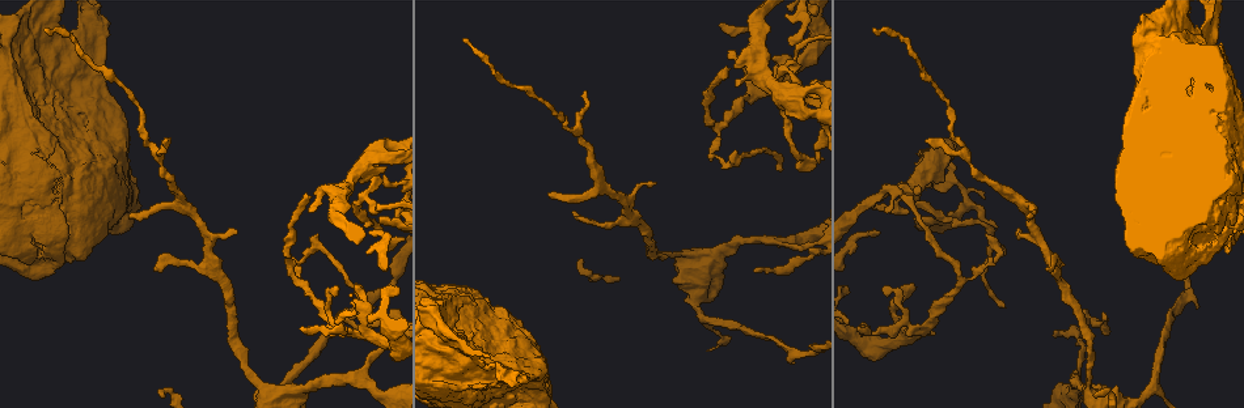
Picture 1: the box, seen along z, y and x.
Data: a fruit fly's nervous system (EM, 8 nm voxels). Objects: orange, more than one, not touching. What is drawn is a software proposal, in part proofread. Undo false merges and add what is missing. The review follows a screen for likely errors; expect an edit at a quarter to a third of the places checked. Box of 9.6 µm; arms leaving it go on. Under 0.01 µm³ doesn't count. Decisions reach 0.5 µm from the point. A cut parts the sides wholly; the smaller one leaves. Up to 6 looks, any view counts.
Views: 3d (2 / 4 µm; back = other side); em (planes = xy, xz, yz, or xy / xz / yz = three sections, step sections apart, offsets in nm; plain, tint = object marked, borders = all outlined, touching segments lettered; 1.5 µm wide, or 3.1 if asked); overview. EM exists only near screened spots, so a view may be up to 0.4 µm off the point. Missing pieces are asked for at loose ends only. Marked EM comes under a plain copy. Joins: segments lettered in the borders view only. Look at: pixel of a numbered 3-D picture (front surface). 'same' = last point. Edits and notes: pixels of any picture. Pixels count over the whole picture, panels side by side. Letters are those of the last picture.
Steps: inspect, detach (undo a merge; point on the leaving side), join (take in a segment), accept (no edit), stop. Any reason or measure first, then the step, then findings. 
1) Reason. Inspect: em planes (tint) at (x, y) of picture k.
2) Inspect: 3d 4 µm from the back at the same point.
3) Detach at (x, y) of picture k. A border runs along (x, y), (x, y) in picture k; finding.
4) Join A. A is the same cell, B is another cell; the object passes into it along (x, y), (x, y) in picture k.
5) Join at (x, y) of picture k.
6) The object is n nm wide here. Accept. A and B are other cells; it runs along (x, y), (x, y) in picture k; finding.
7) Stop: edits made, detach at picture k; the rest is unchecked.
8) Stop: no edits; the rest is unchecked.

Calibre changes. Inspect: 3d 2 µm at (256, 382) of picture 1.

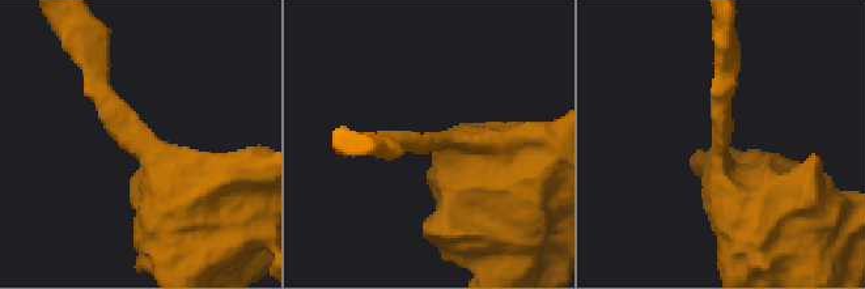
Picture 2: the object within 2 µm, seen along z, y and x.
The arms are 180, 650 nm wide; shape alone is not enough. Inspect: em xz step 4 (tint) at (132, 132) of picture 2.

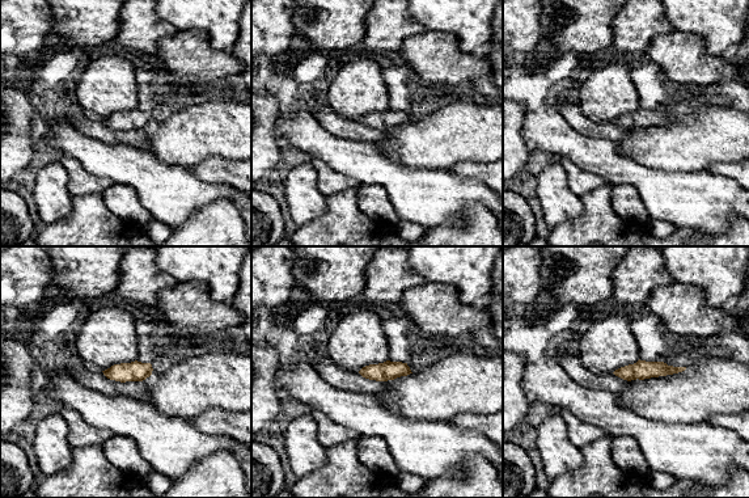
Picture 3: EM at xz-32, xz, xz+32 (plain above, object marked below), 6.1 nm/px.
Inspect: em planes (borders) at the same point.

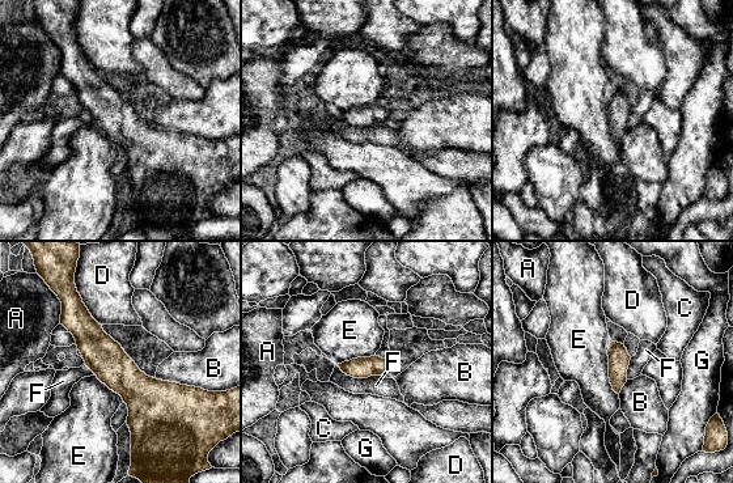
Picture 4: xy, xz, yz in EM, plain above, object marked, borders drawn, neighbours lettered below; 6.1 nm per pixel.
The longest contact is with E, 320 nm. Accept. A, B, C, D, E, F and G are other cells; it runs along (77, 299), (139, 392), (135, 443) in picture 4; one neuron here.

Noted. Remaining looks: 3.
Branch stops here. Inspect: em xy step 4 (tint) at (727, 67) of picture 1.

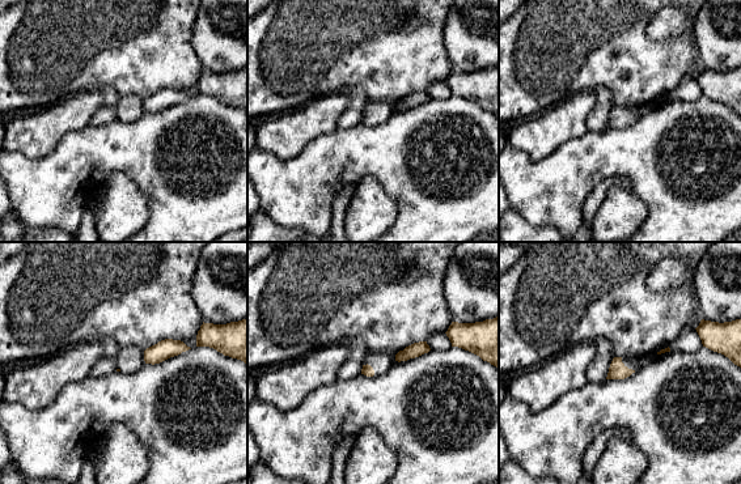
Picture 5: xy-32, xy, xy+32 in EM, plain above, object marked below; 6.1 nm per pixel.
Inspect: em planes (borders) at the same point.

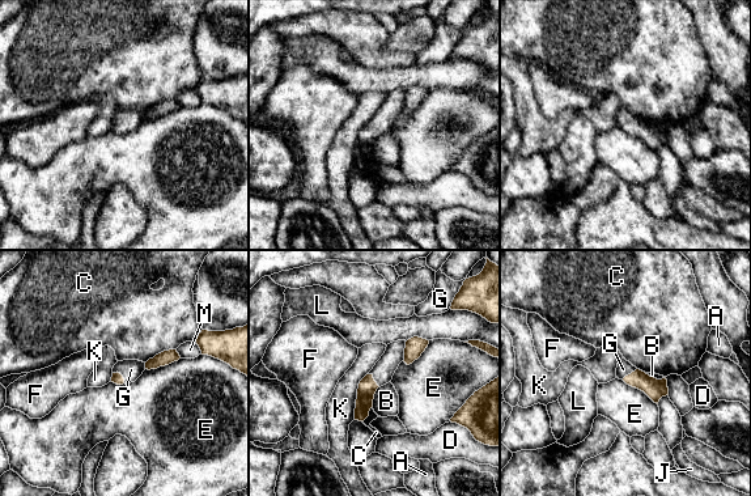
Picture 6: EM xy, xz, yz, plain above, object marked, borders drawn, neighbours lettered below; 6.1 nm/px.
Join G. G is the same cell, A, B, C, D, E, F, J, K, L and M are other cells; the object passes into it along (415, 346), (404, 351), (382, 372) in picture 6; it goes on there.

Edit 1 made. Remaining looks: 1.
An open end. Inspect: em planes (borders) at (129, 217) of picture 1.

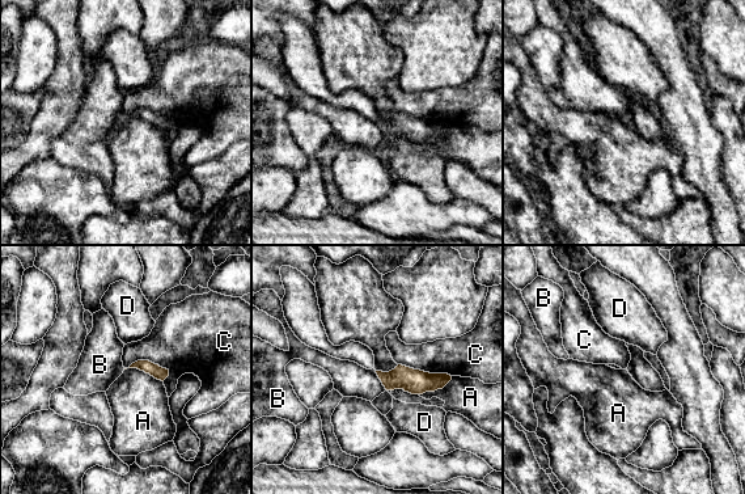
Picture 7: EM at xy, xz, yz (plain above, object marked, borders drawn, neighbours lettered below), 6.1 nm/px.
Accept. A, B, C and D are other cells; a border runs along (125, 368), (143, 370), (163, 381) in picture 7; no lettered segment goes on from it.

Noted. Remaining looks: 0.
Stop: edits made, join at picture 6; the rest is unchecked.

